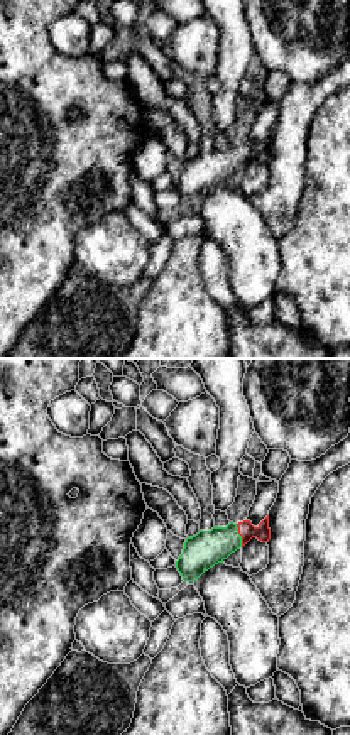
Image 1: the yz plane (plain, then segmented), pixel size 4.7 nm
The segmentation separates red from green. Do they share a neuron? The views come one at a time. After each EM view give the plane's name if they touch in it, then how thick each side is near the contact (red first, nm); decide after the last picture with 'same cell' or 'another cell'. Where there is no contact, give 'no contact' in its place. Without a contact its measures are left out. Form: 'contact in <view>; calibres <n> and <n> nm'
contact in yz; calibres 80 and 170 nm

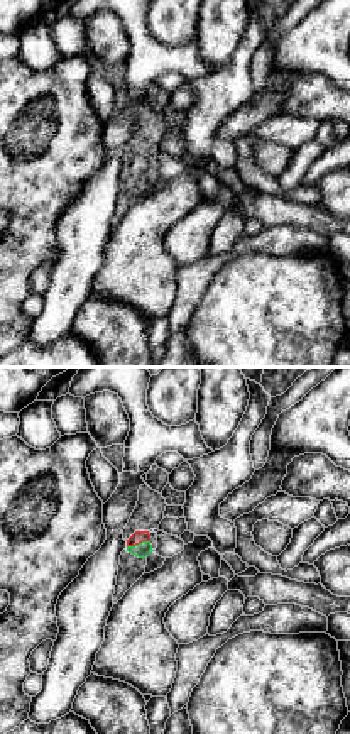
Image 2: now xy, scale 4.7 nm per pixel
contact in xy; calibres 60 and 70 nm

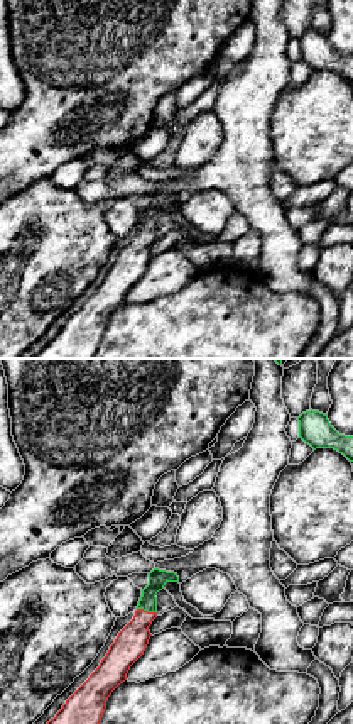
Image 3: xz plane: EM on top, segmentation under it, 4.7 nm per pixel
contact in xz; calibres 150 and 90 nm

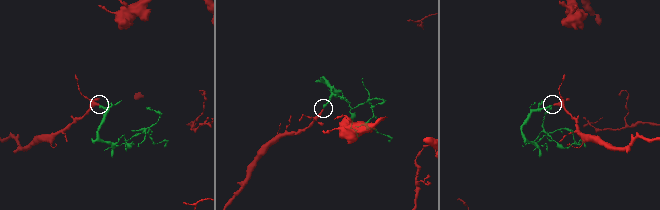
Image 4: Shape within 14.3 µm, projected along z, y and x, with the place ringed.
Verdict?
same cell

